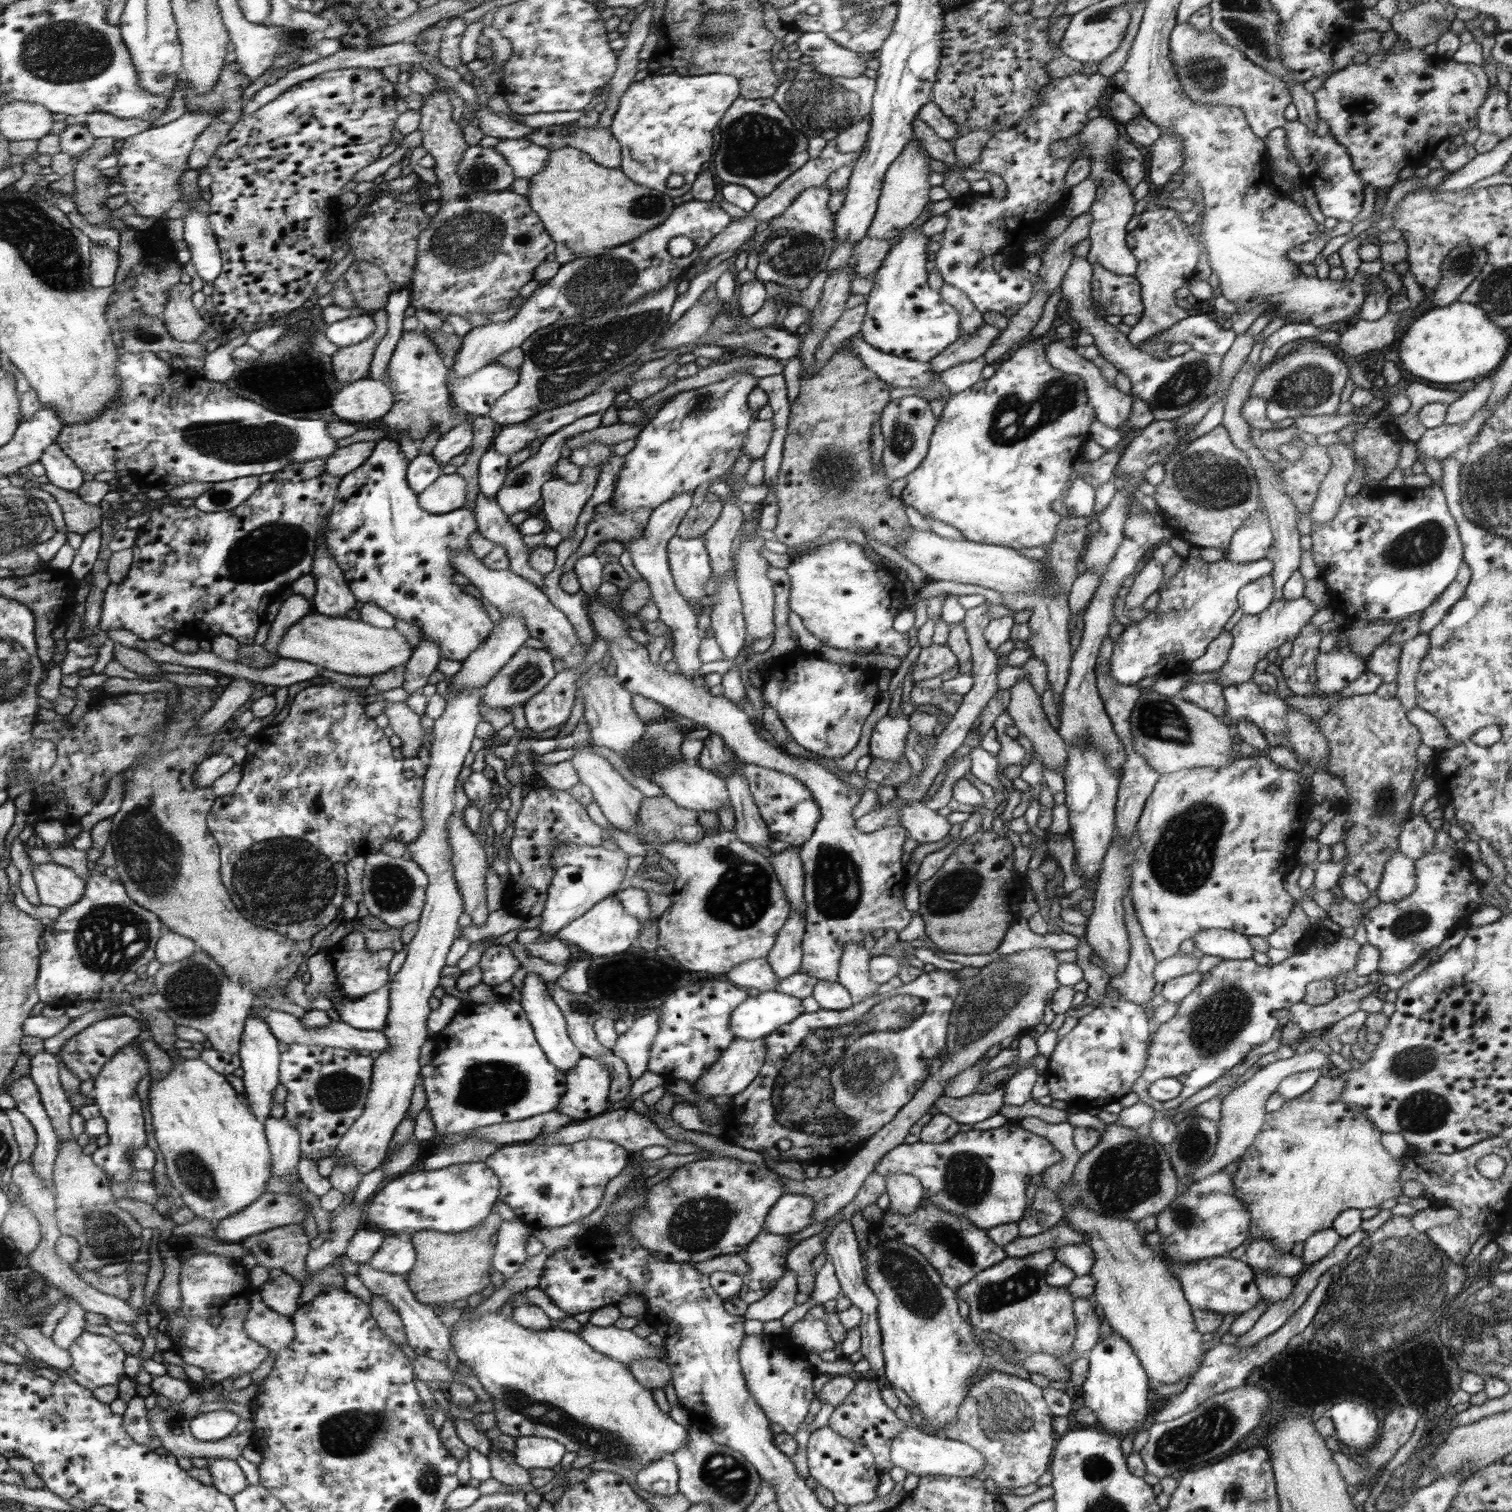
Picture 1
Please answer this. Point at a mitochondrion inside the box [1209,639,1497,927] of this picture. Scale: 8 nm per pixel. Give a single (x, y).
(1385, 797)

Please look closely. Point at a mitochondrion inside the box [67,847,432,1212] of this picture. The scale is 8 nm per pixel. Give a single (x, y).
(108, 938)

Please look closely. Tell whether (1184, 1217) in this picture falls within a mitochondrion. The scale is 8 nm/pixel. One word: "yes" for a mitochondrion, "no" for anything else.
yes

